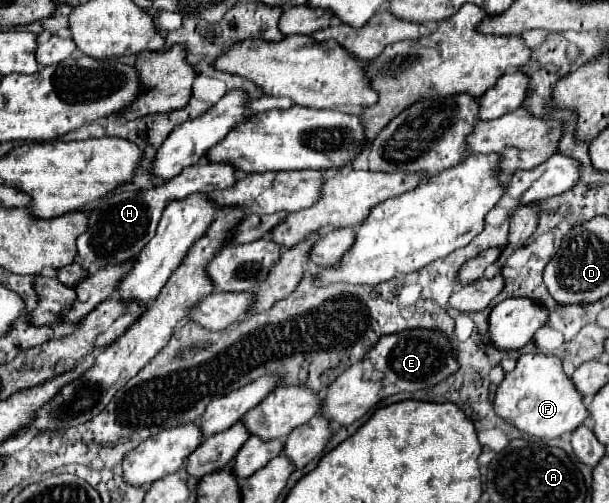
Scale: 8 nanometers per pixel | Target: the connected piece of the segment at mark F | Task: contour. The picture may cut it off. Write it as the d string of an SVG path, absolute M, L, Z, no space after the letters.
M540 352L522 354L518 358L516 368L506 374L496 390L494 410L518 430L538 438L558 438L566 432L574 432L590 416L582 394L576 390L572 378L562 370L562 358Z

